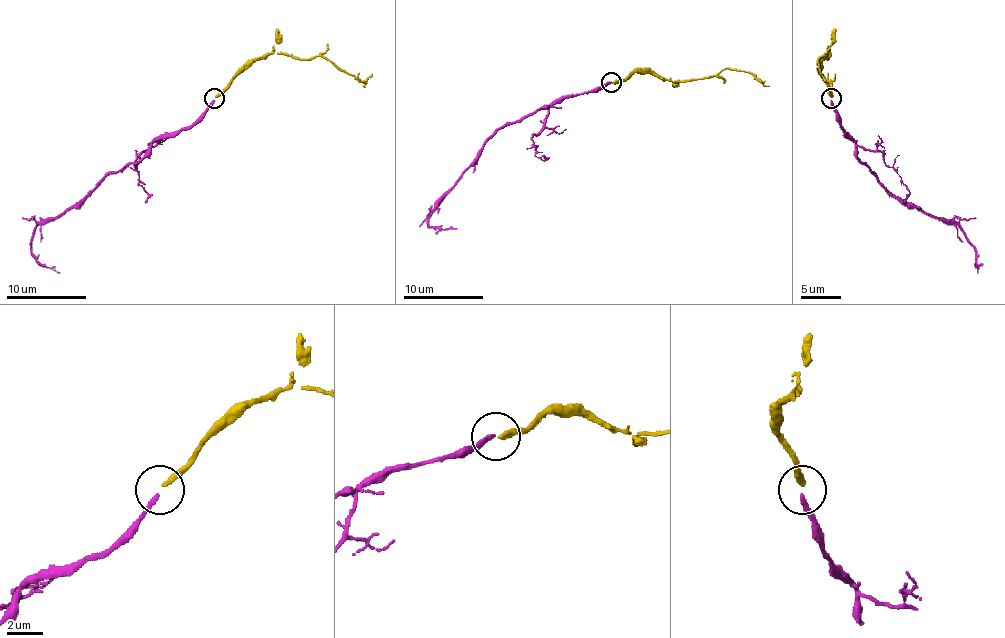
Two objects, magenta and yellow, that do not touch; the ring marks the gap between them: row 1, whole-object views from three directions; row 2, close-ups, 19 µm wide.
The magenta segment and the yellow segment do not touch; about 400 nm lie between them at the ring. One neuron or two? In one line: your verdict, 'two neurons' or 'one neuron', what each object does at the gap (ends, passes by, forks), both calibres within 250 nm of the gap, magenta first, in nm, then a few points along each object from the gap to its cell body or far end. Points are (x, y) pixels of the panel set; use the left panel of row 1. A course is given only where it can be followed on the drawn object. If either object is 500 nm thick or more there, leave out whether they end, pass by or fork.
two neurons; magenta ends; yellow ends; calibres 260 and 280 nm; course magenta (214, 99), (189, 125), (161, 135), (137, 162), (109, 172), (63, 214), (35, 228), (31, 254), (59, 272); course yellow (216, 97), (252, 63), (272, 53), (306, 59), (320, 55), (362, 81), (372, 73)

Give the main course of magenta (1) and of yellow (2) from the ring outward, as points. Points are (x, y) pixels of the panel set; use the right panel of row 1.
1: (830, 99), (862, 162), (892, 194), (929, 214), (953, 220), (961, 228), (975, 254), (977, 272)
2: (832, 97), (820, 71), (830, 53), (828, 59), (818, 59), (828, 81), (834, 73)

